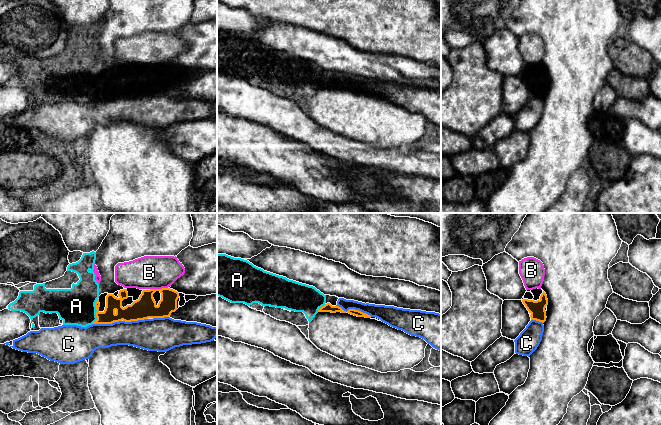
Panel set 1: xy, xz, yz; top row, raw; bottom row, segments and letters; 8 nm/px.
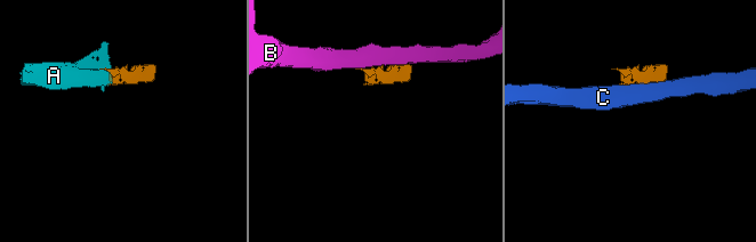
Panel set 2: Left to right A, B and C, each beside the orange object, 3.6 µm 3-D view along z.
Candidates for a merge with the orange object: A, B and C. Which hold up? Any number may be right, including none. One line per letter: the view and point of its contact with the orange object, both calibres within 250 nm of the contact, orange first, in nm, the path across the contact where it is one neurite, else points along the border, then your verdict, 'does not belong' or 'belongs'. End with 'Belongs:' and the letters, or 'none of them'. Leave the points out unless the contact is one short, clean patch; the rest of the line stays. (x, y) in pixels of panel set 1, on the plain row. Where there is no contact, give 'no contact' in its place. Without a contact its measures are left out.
A: contact xy (97, 87); calibres 120 and 300 nm; way xy (128, 89), (102, 92), (97, 87), (84, 87), (76, 82); belongs
B: contact xy (158, 65); calibres 180 and 280 nm; does not belong
C: contact xz (354, 85); calibres 50 and 120 nm; does not belong
Belongs: A

